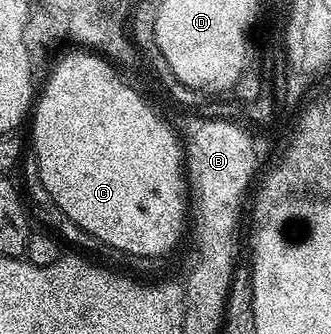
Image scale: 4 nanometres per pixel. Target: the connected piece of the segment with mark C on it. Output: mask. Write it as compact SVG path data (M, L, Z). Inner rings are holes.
M94 51L79 52L83 53L67 53L56 63L47 82L41 85L41 92L33 105L33 116L29 124L31 123L31 145L35 148L33 156L39 168L39 178L50 204L55 204L66 220L93 235L108 250L116 249L117 252L128 253L131 257L159 257L162 253L169 252L182 237L184 240L185 226L189 221L189 186L185 176L185 153L181 148L181 141L179 145L174 131L151 110L150 103L129 82L123 81L124 74L107 57Z

